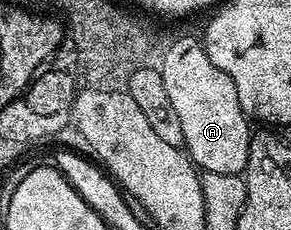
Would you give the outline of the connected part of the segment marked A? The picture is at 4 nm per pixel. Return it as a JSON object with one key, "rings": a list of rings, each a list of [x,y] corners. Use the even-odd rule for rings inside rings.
{"rings":[[[190,35],[176,40],[170,48],[167,46],[163,50],[160,70],[164,77],[164,90],[180,116],[184,133],[182,147],[194,166],[212,173],[242,175],[248,161],[252,123],[242,111],[232,77],[228,77],[224,69],[216,69],[203,40],[193,39]]]}

